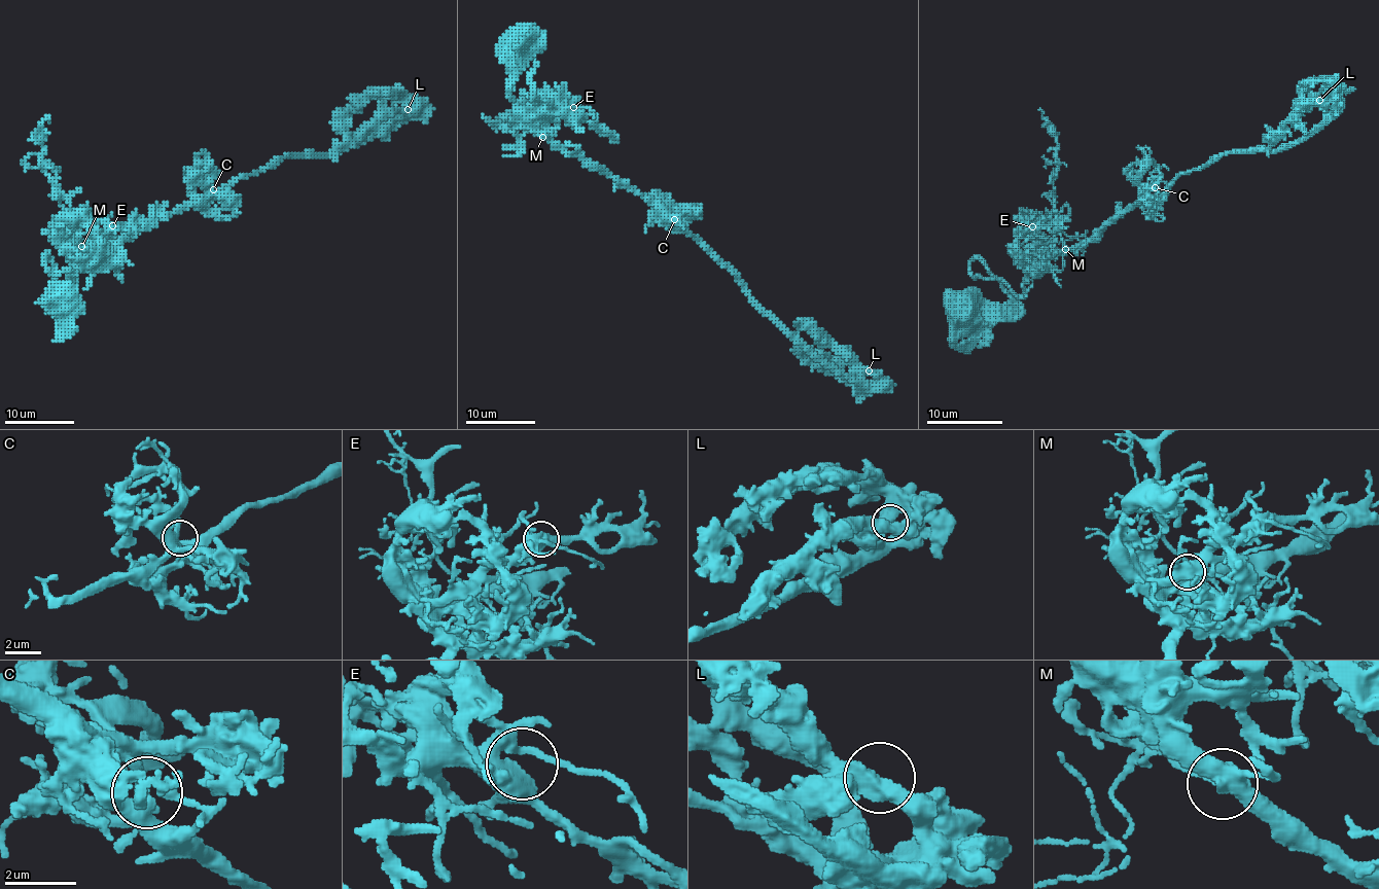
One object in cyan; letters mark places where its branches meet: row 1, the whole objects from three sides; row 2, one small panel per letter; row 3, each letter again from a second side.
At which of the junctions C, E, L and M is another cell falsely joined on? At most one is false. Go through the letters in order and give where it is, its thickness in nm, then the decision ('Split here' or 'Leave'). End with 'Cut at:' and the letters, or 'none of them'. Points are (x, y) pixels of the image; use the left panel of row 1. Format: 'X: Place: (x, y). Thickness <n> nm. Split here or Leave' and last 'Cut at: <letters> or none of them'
C: Place: (213, 189). Thickness 300 nm. Leave
E: Place: (112, 225). Thickness 440 nm. Leave
L: Place: (408, 109). Thickness 500 nm. Leave
M: Place: (81, 246). Thickness 480 nm. Split here
Cut at: M

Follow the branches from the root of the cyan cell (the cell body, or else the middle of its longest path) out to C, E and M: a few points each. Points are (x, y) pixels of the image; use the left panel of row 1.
C: (68, 304), (50, 307), (46, 255), (50, 271), (73, 273), (71, 288), (74, 252), (112, 245), (213, 189)
E: (68, 304), (50, 307), (51, 260), (46, 255), (50, 271), (73, 273), (71, 288), (86, 245), (112, 225)
M: (68, 304), (50, 307), (51, 260), (45, 258), (50, 271), (73, 273), (71, 288), (74, 252), (81, 247)

